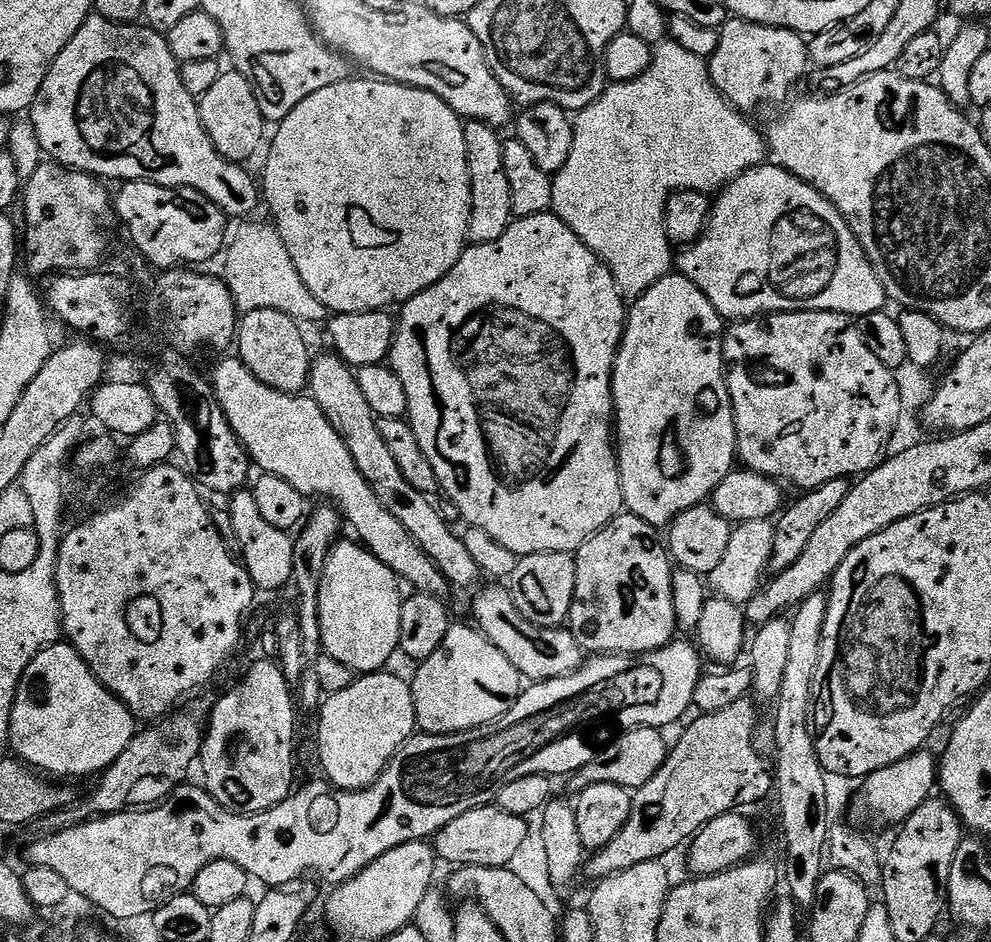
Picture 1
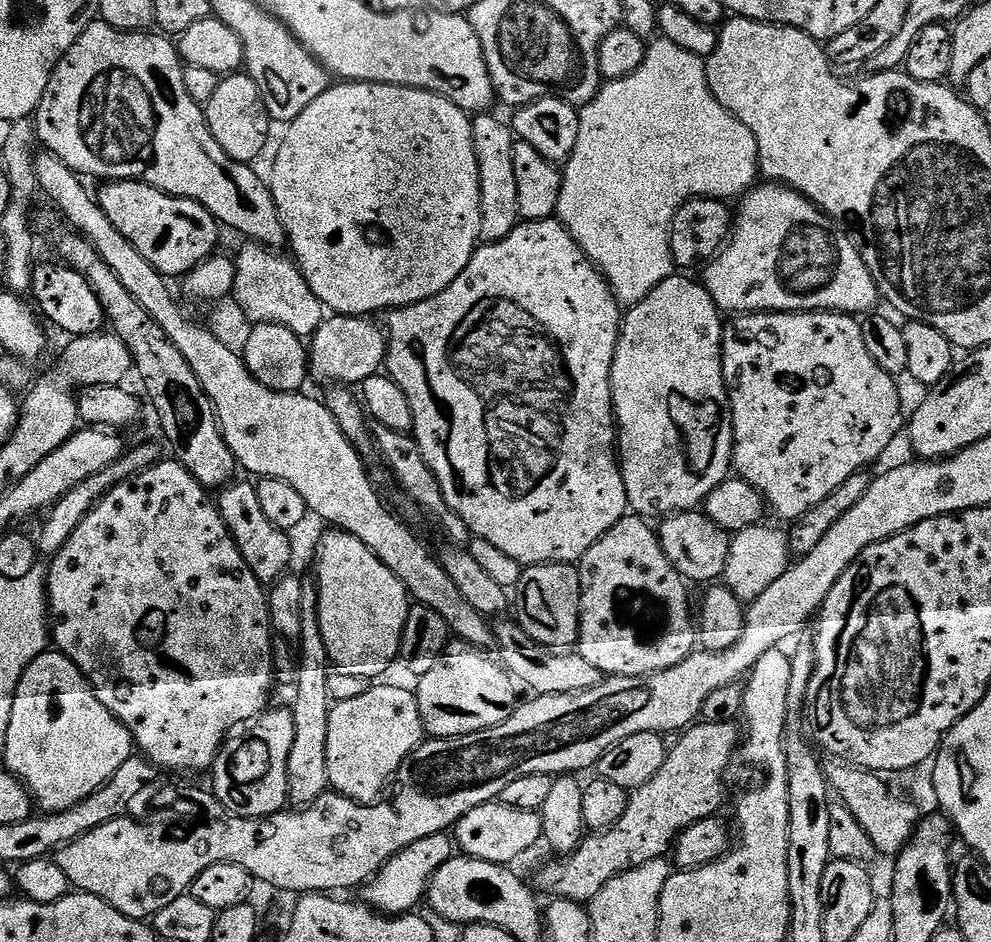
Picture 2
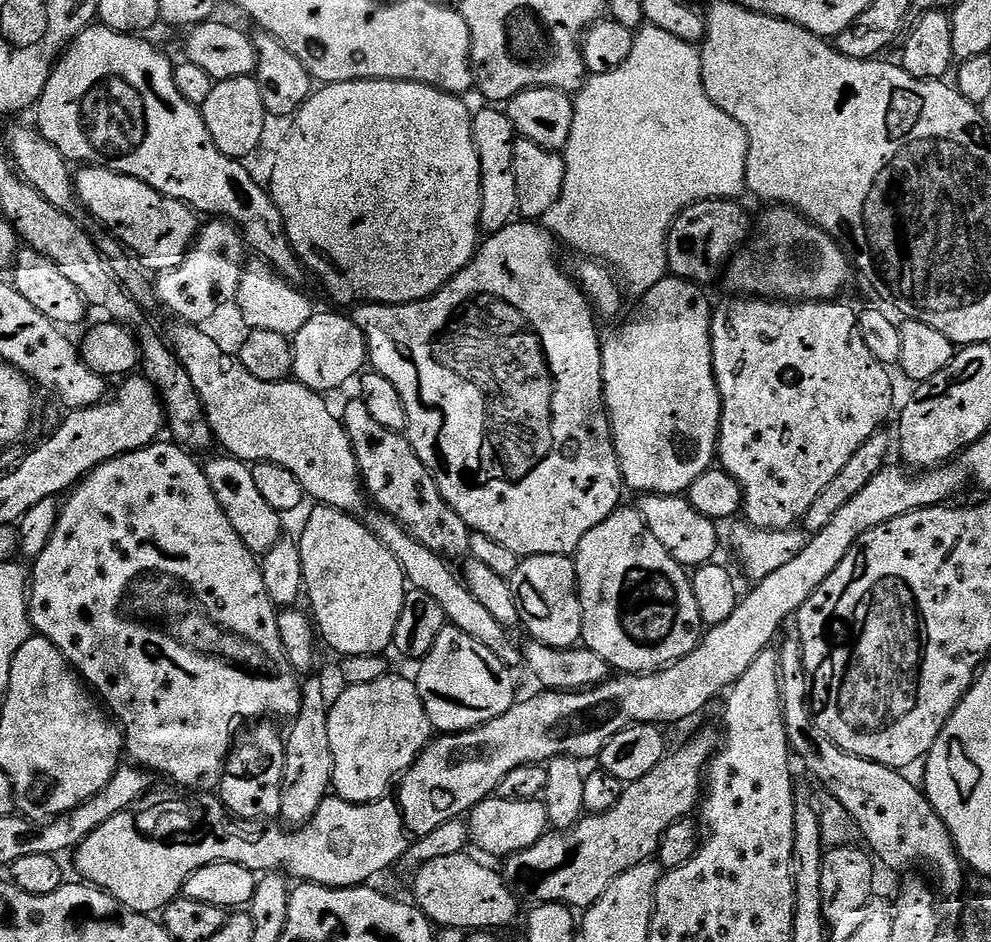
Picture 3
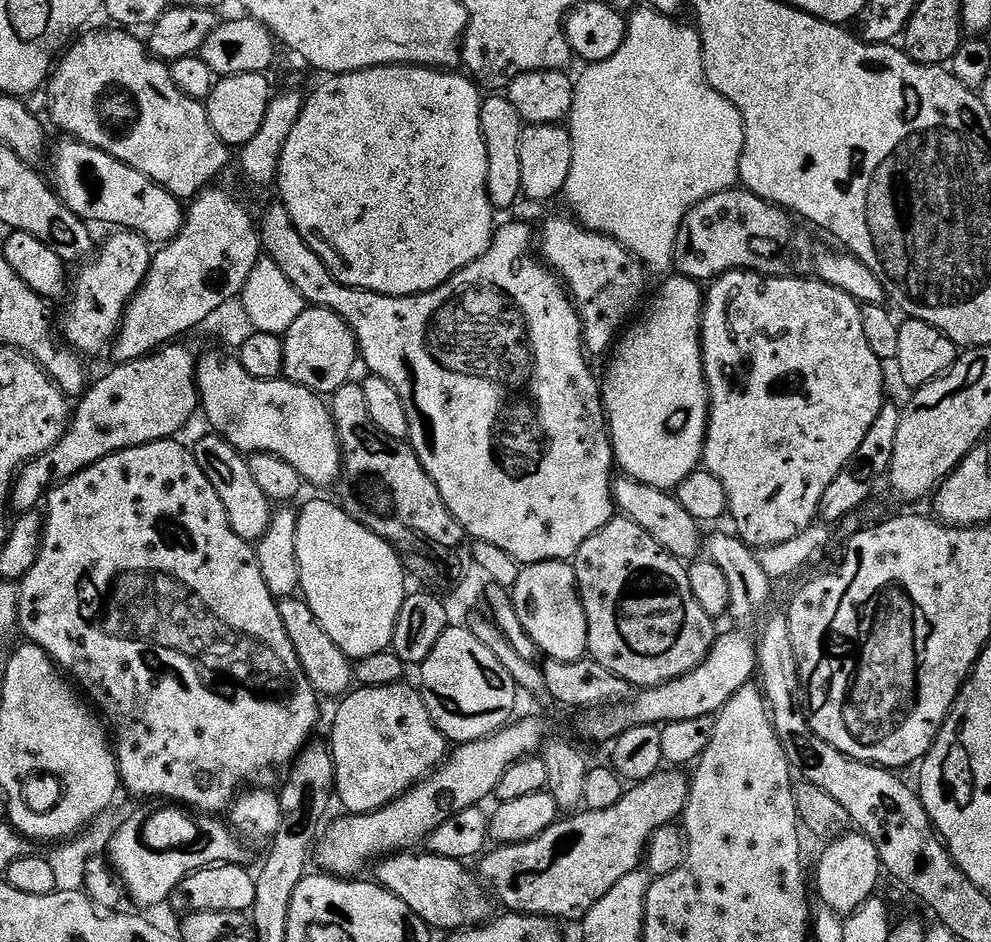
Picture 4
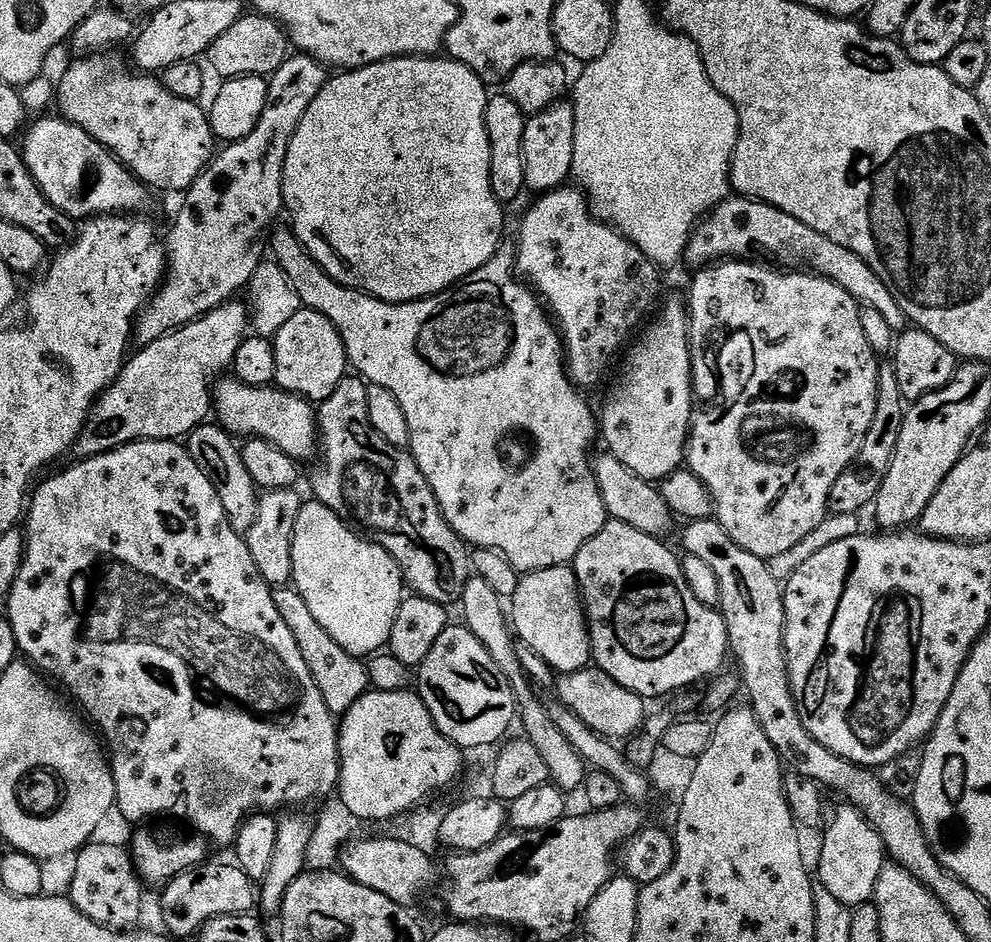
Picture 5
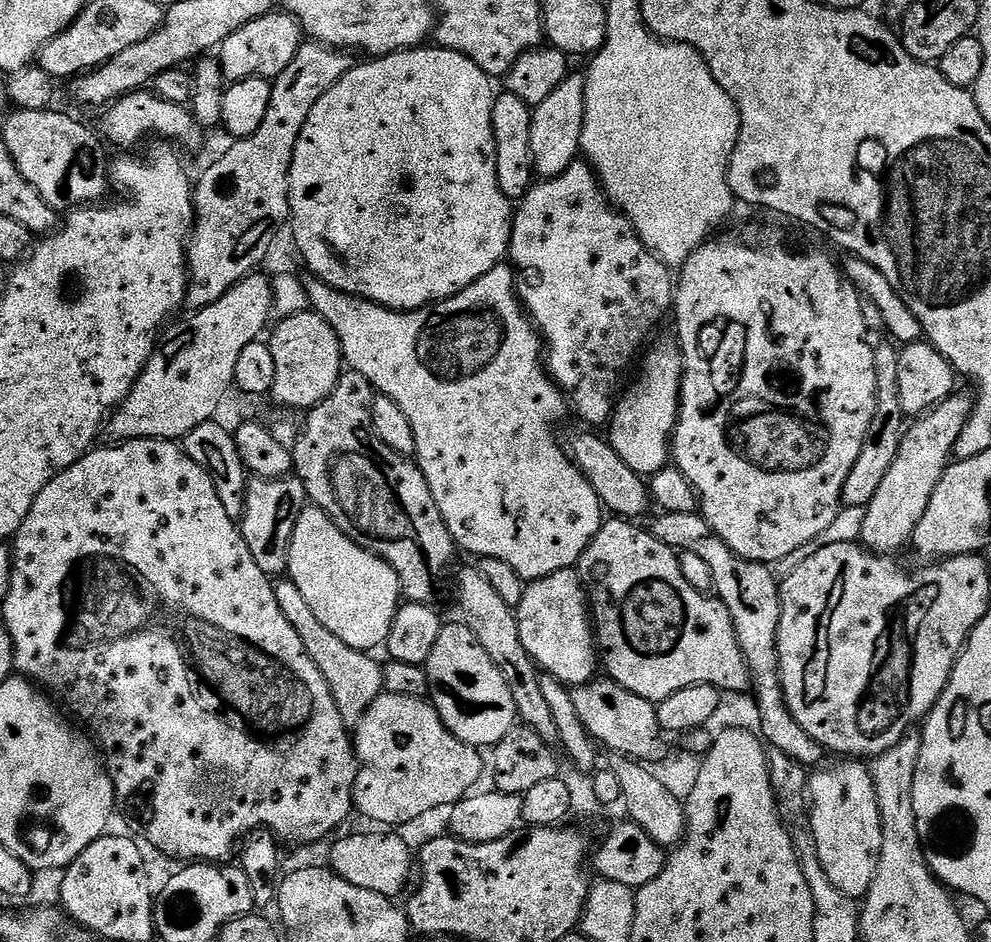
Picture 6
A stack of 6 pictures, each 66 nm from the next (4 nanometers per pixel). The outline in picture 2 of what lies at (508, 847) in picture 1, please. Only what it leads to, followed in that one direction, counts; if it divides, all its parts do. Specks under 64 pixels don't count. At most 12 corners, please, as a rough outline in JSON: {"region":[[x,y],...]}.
{"region":[[499,802],[454,825],[463,855],[515,865],[543,835],[539,811]]}

